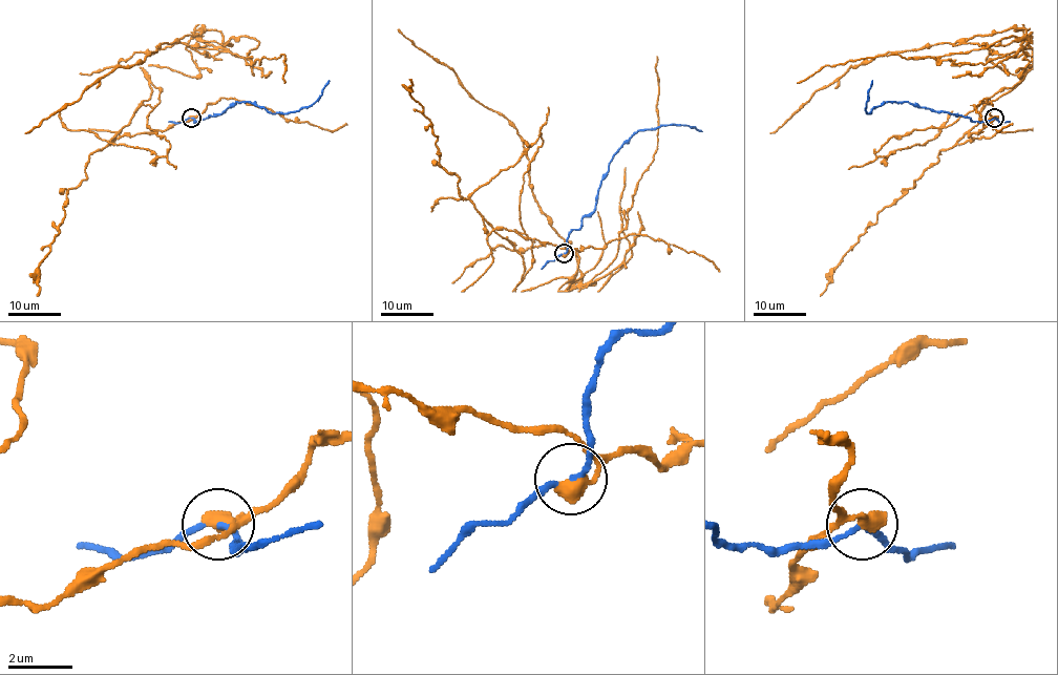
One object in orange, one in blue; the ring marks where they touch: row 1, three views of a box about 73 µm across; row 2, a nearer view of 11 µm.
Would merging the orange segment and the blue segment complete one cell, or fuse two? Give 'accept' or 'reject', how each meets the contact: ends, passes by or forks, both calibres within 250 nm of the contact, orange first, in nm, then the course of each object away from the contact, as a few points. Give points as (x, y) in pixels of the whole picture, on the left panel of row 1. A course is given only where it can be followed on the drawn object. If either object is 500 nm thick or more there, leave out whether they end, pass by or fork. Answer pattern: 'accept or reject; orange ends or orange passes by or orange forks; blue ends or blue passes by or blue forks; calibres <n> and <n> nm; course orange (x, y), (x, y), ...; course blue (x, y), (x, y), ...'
reject; calibres 550 and 140 nm; course orange (192, 118), (109, 144), (150, 98), (143, 67), (195, 77), (187, 44), (203, 28), (105, 74), (25, 133); course blue (192, 118), (195, 121), (215, 115), (236, 102), (251, 102), (272, 113), (288, 113), (310, 107), (330, 81)

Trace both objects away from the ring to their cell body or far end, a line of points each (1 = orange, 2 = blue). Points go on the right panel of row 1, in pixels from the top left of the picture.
1: (994, 118), (957, 144), (1032, 67), (1019, 77), (1032, 49), (1015, 28), (877, 55), (769, 133)
2: (994, 118), (975, 121), (907, 102), (885, 102), (868, 113), (867, 95), (872, 81)

